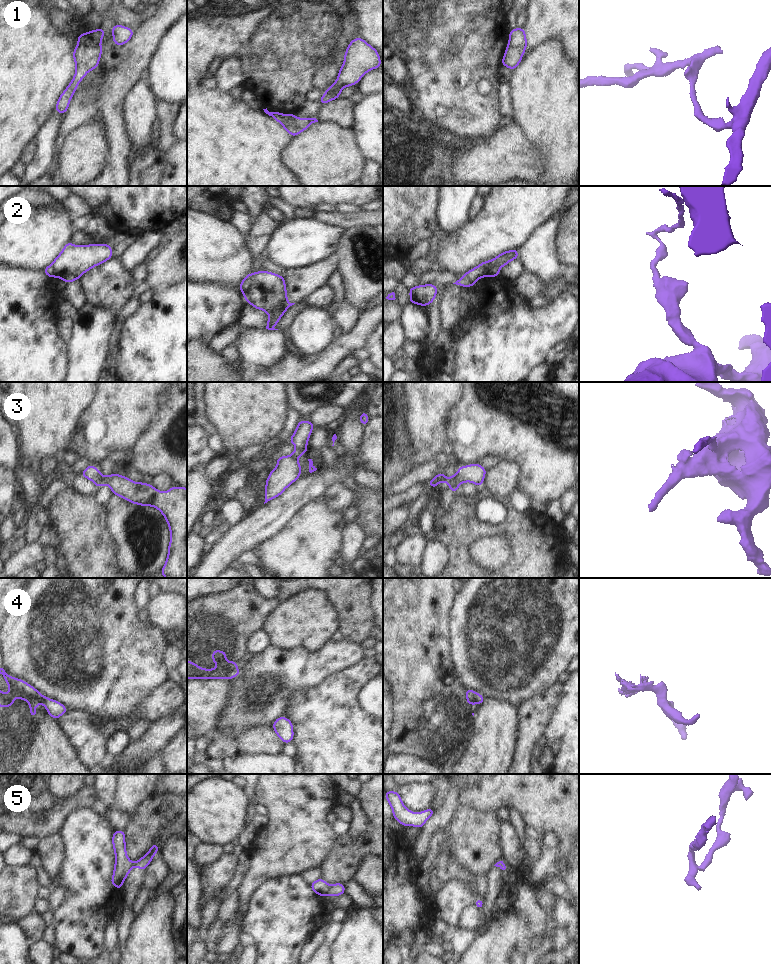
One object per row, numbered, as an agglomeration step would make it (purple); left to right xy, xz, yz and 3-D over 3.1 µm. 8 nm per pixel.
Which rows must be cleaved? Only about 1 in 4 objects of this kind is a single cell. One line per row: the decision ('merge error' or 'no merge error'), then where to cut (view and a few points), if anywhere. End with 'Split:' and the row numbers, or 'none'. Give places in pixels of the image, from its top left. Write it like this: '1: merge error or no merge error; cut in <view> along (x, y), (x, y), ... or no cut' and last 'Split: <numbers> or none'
1: merge error; cut in xy along (78, 42), (84, 45), (99, 47)
2: merge error; cut in xz along (252, 273), (249, 286), (244, 294)
3: merge error; cut in xy along (98, 471), (92, 480)
4: merge error; cut in xz along (236, 668), (229, 674), (228, 678)
5: merge error; cut in xz along (330, 886), (328, 894)
Split: 1, 2, 3, 4, 5

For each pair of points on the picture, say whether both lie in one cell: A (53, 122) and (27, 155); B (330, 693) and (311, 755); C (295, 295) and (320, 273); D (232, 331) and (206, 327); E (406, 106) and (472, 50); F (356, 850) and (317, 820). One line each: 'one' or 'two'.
A: two
B: one
C: one
D: two
E: two
F: two

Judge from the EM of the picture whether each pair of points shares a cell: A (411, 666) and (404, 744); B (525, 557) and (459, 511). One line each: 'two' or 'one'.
A: one
B: one

